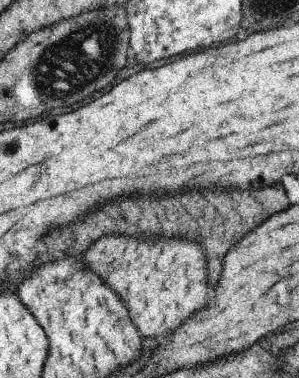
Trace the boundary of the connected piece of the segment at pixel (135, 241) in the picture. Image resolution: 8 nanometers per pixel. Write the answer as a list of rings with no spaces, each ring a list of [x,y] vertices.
[[[104,236],[88,248],[82,262],[118,293],[139,333],[148,338],[172,332],[208,302],[206,256],[202,246],[192,240],[162,237],[147,243],[136,236]]]

